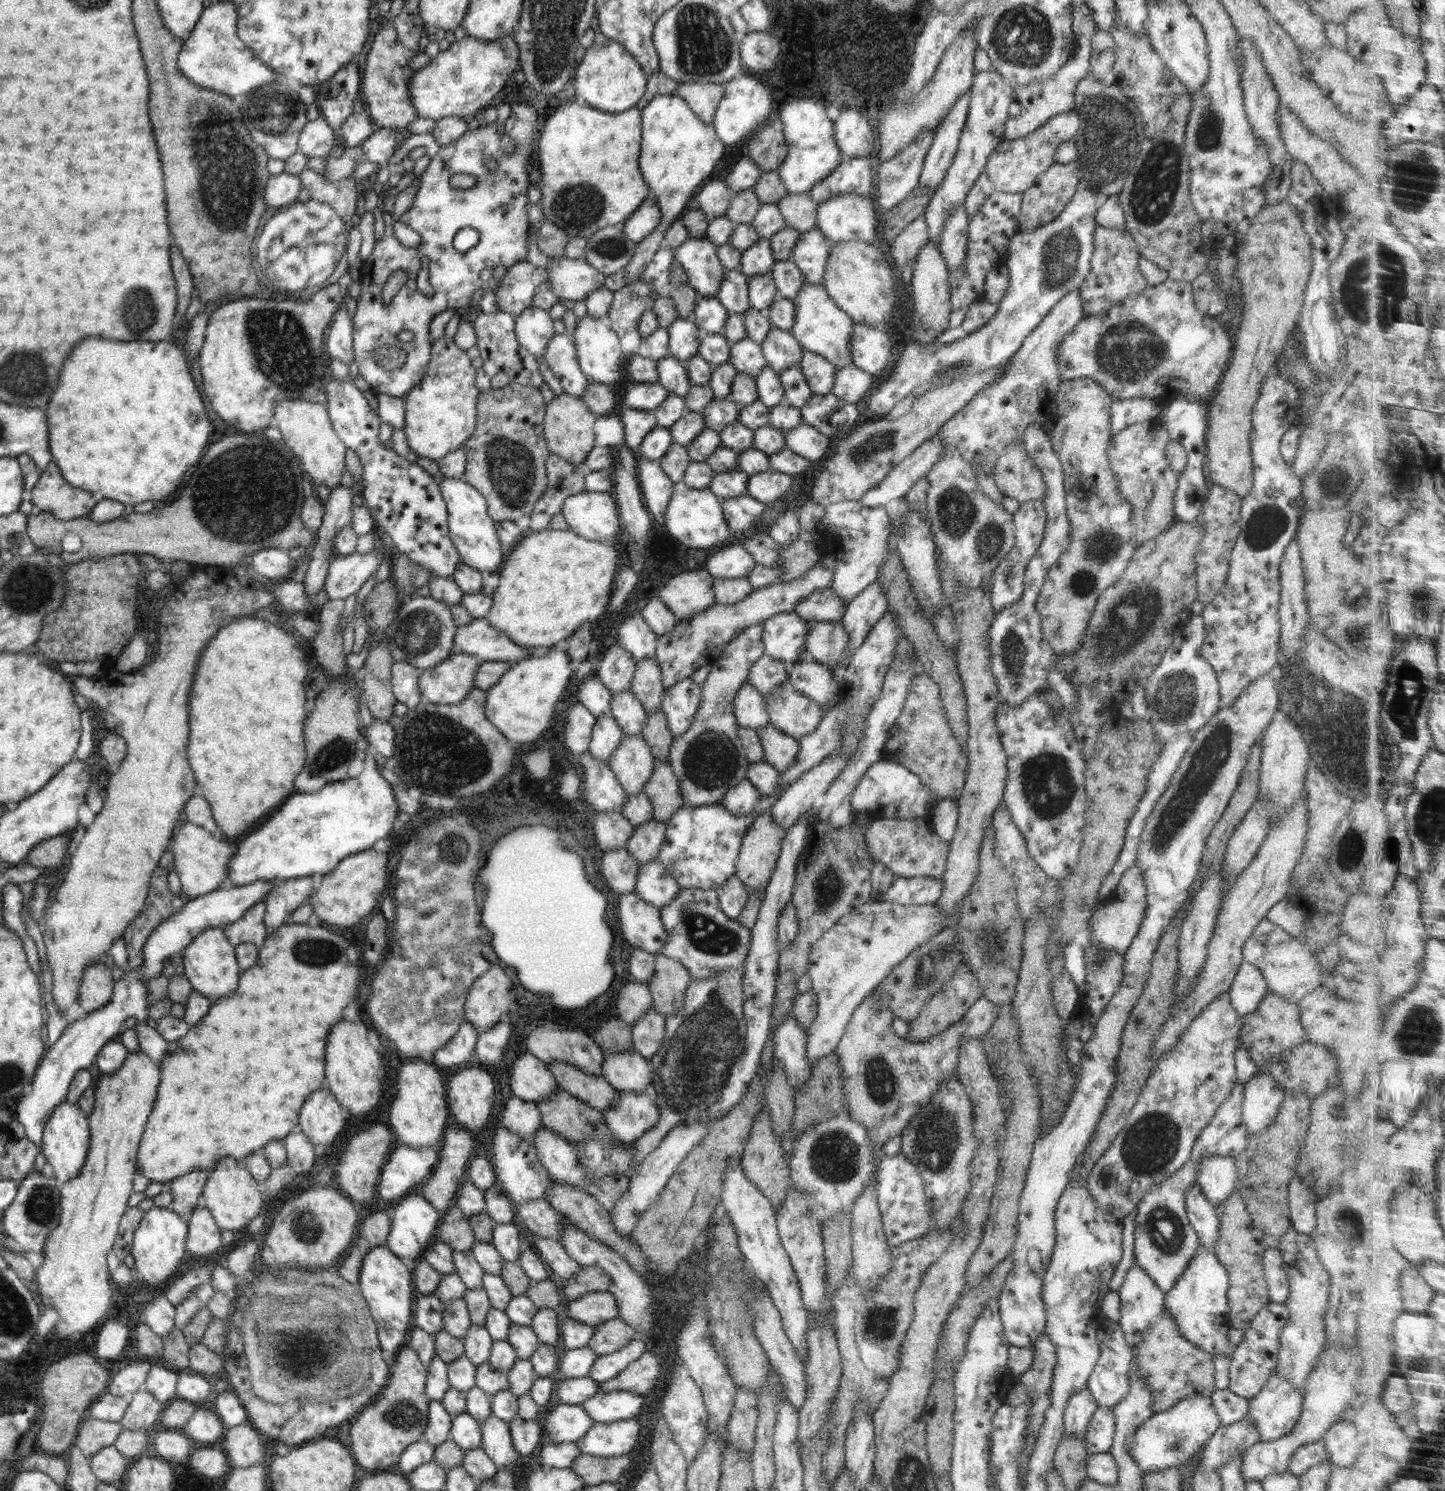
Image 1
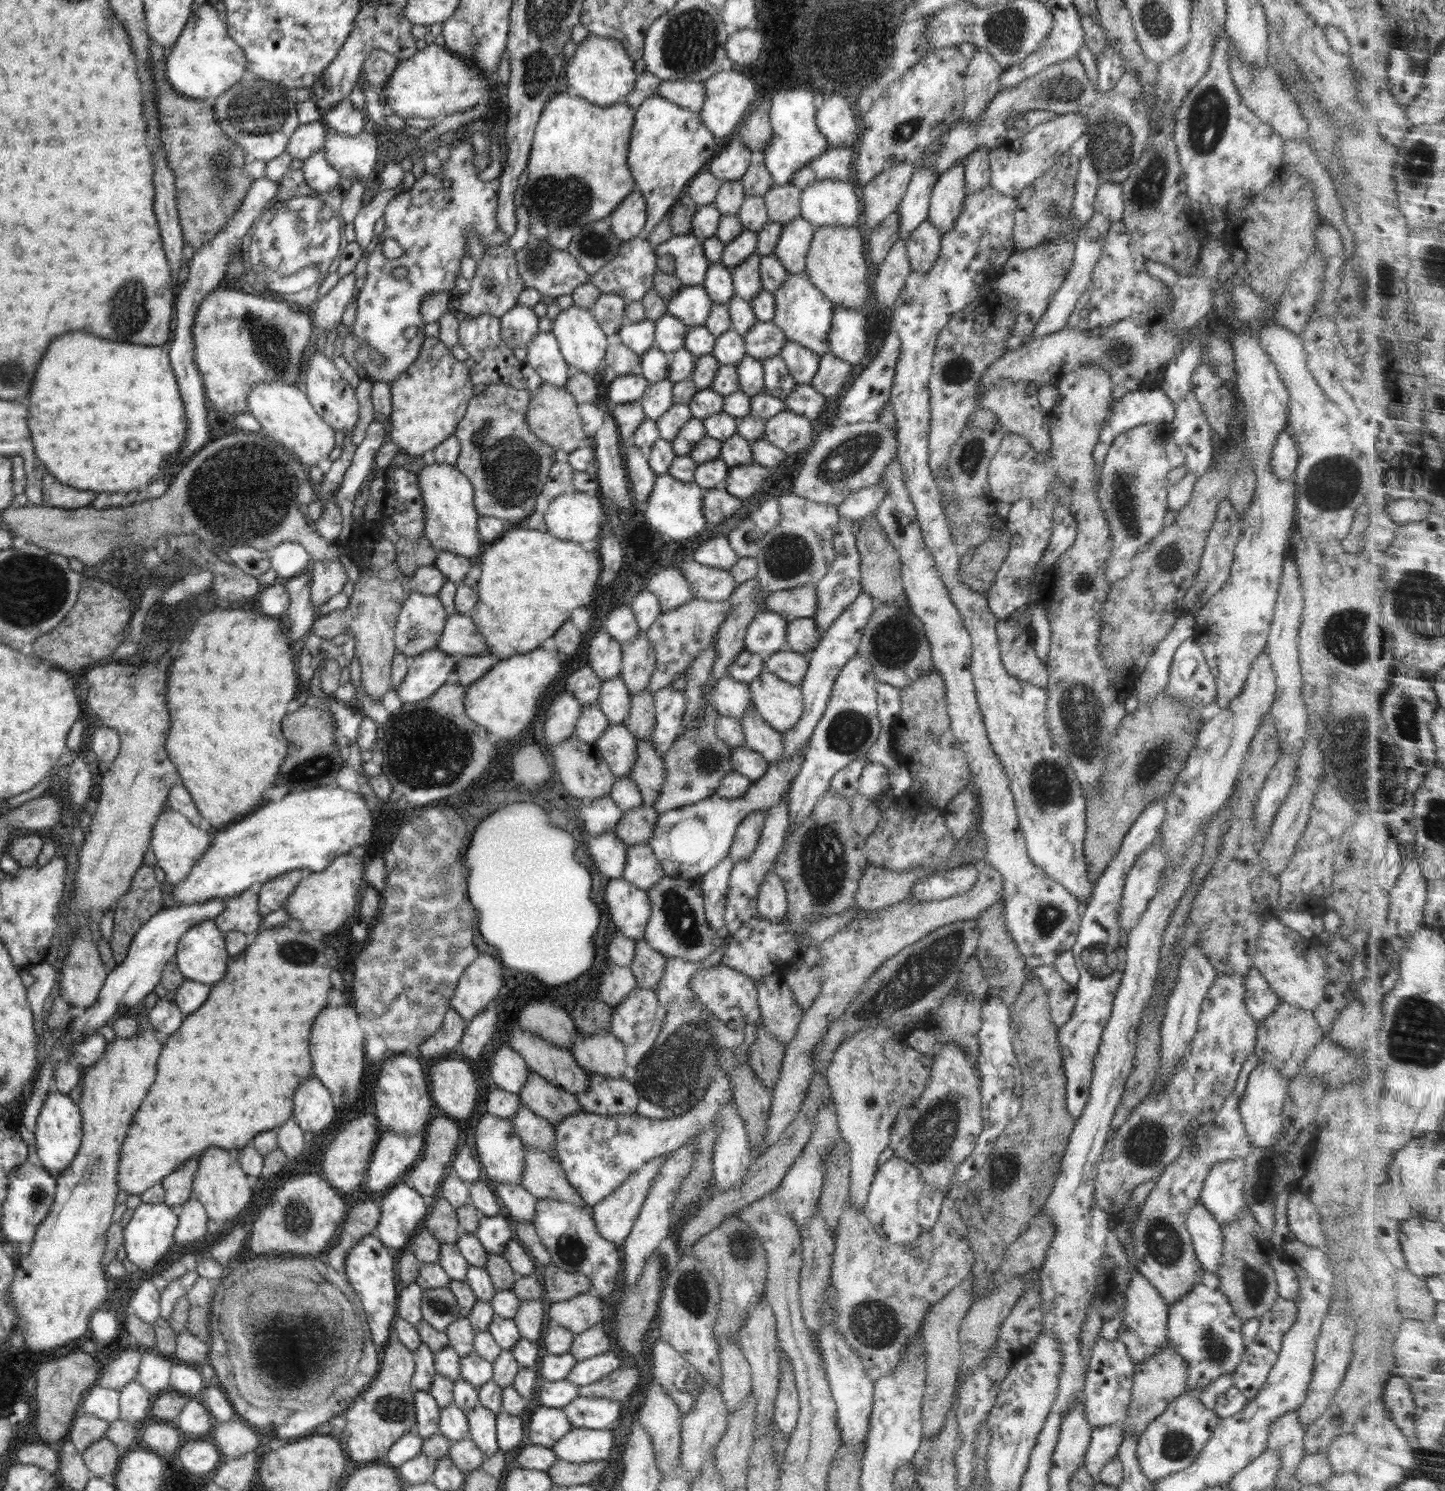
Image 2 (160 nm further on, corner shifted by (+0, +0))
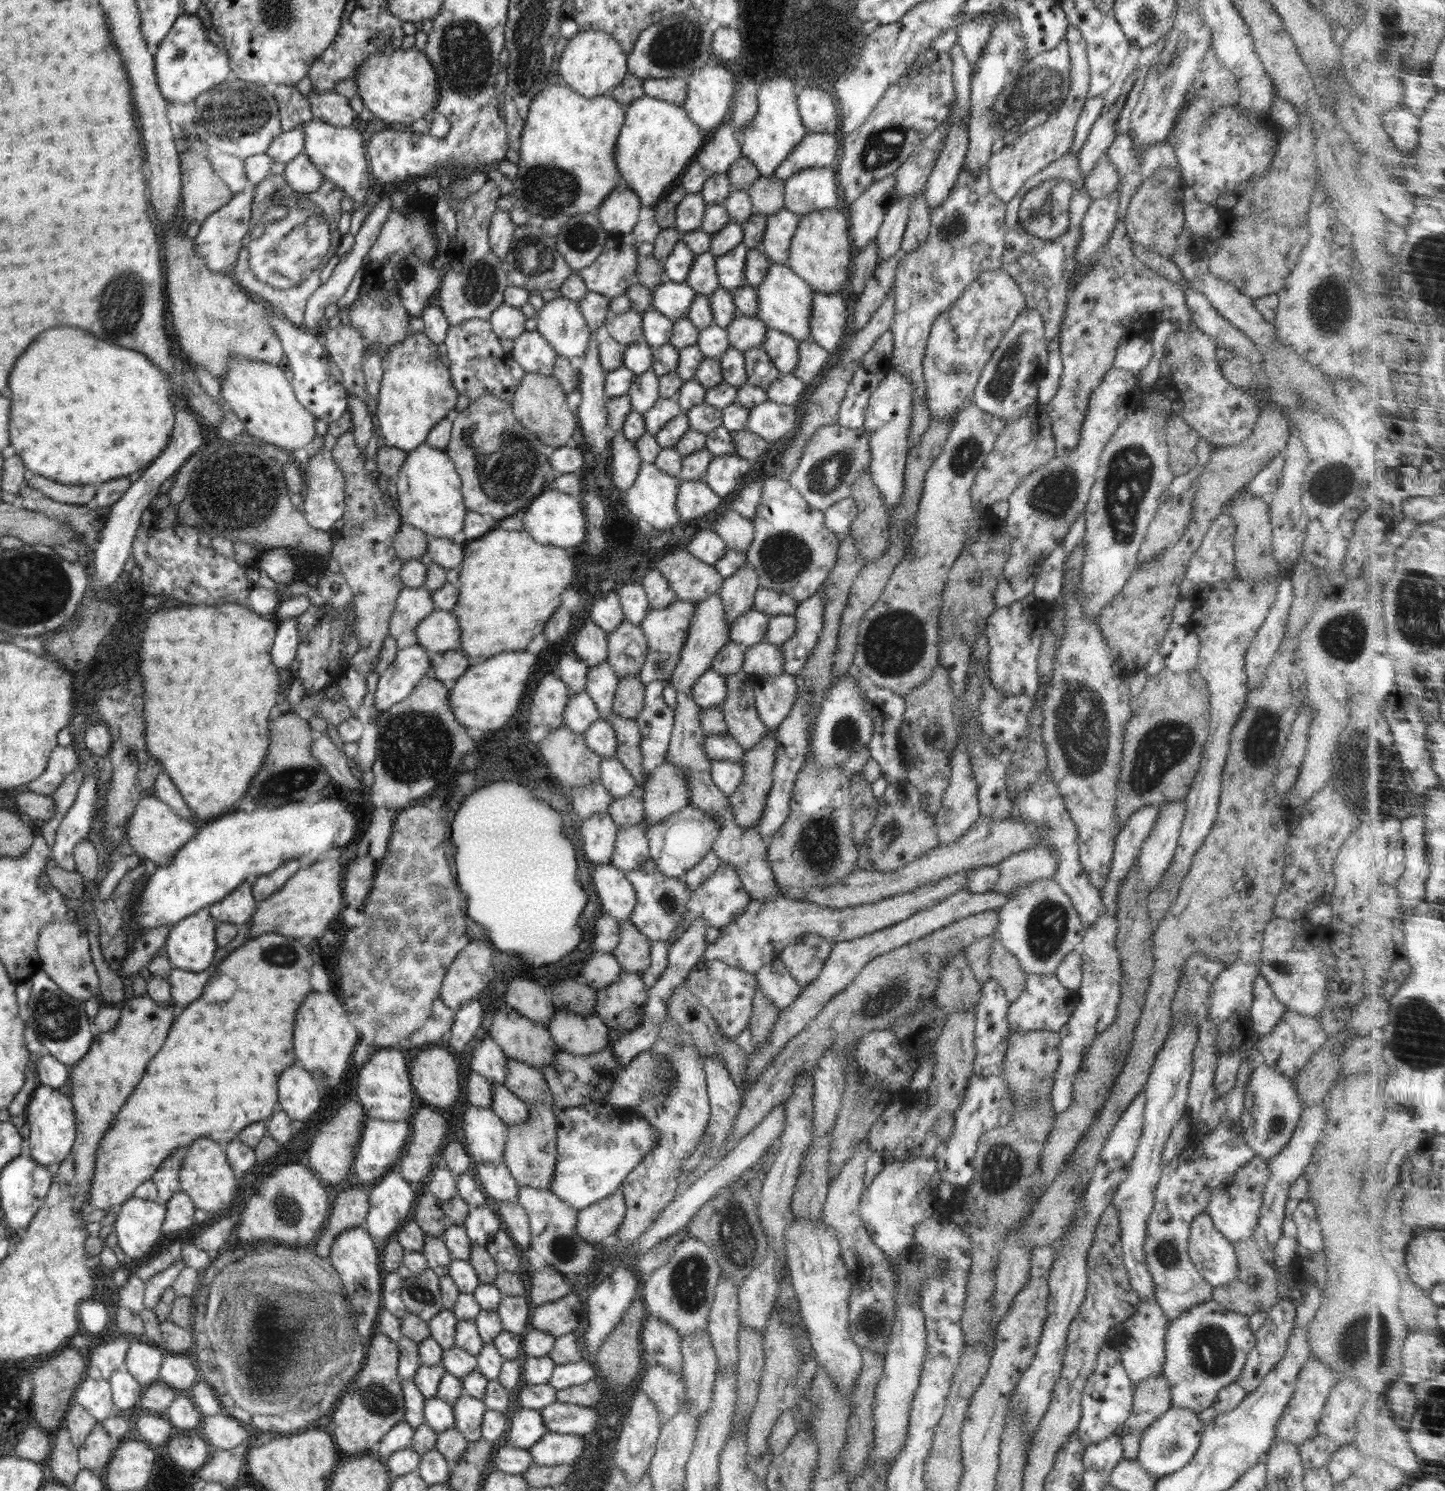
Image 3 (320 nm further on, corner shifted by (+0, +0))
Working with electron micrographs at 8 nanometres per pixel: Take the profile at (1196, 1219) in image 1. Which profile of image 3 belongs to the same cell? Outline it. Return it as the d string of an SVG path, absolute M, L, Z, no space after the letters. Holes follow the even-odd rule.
M1200 1214L1190 1224L1190 1238L1188 1238L1188 1255L1197 1272L1213 1287L1224 1286L1232 1282L1237 1276L1236 1254L1232 1243L1214 1226L1213 1220L1206 1214Z

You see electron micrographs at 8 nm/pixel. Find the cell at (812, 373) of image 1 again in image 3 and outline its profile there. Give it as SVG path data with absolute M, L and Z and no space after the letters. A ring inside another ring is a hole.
M768 329L760 346L780 373L793 374L798 362L798 341L776 329Z

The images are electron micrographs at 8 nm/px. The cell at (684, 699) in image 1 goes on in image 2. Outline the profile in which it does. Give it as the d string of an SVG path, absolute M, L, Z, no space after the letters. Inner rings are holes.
M672 686L656 691L653 696L656 724L650 743L658 752L665 754L681 734L682 718L688 703L684 691L675 690Z

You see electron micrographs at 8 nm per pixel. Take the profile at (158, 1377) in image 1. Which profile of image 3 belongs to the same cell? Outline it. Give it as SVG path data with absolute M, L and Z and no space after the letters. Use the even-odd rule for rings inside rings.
M129 1337L128 1352L126 1353L126 1370L146 1387L159 1382L160 1363L166 1352L152 1344L144 1343L136 1337Z

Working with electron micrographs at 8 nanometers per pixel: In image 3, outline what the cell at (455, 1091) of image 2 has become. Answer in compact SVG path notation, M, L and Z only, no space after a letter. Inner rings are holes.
M443 1047L418 1050L410 1064L409 1077L414 1092L434 1109L449 1108L460 1096L458 1064Z

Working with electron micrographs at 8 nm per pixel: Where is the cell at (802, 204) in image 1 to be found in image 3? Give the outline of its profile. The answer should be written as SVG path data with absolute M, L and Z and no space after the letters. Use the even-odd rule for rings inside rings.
M770 176L760 178L746 189L754 207L754 213L763 215L764 217L774 216L780 210L786 209L784 207L784 184L785 182Z

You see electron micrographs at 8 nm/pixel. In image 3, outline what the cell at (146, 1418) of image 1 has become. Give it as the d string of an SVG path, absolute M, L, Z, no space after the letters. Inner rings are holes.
M115 1370L107 1380L112 1389L112 1400L116 1411L132 1410L140 1398L144 1387L129 1373L128 1370Z

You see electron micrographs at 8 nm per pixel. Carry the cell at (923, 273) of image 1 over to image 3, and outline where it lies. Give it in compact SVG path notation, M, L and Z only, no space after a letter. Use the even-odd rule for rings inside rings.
M918 193L916 200L912 202L910 211L910 222L906 224L906 232L901 244L901 254L912 252L917 246L920 246L928 238L930 229L930 208L922 196Z

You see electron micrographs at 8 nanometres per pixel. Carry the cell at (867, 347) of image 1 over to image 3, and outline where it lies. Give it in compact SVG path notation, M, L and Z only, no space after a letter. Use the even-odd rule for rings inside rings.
M814 291L814 306L810 319L811 338L829 353L836 352L846 332L848 310L840 294Z

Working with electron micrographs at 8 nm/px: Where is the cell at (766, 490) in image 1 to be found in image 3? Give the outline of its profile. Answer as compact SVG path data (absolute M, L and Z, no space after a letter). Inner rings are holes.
M734 453L713 456L706 474L700 476L699 480L705 482L718 496L724 498L742 486L740 480L750 470L751 464L750 460L740 458Z

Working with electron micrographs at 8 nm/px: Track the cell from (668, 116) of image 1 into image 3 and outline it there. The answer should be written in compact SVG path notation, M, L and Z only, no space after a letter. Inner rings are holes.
M644 95L625 108L625 122L618 134L614 157L623 184L636 194L642 209L656 208L656 204L660 204L662 198L669 196L688 164L695 161L698 149L704 144L705 134L706 132L694 124L682 106L672 104L670 101Z

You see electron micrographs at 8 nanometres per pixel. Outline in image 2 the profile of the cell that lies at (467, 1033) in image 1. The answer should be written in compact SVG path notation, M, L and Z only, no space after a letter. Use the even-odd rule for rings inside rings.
M454 1009L445 1012L441 1028L419 1046L419 1051L426 1058L447 1058L454 1054L461 1043L465 1021Z

